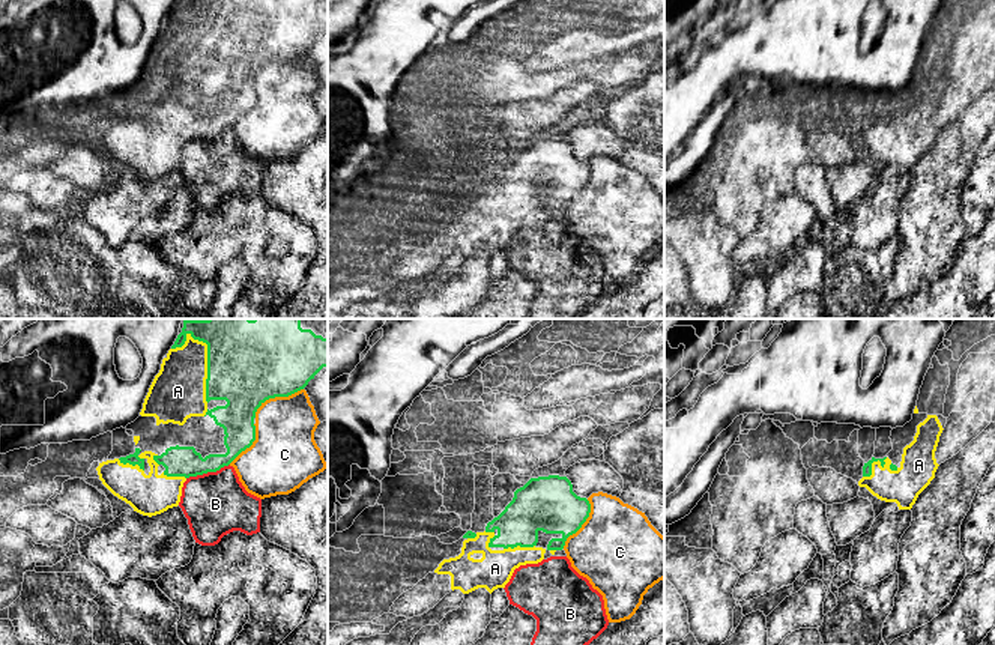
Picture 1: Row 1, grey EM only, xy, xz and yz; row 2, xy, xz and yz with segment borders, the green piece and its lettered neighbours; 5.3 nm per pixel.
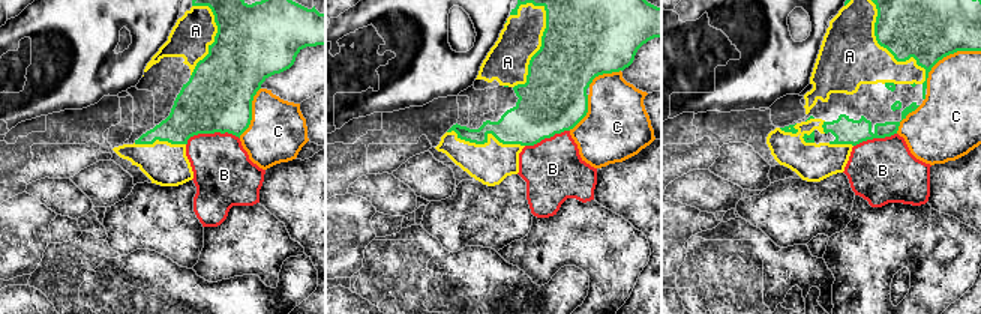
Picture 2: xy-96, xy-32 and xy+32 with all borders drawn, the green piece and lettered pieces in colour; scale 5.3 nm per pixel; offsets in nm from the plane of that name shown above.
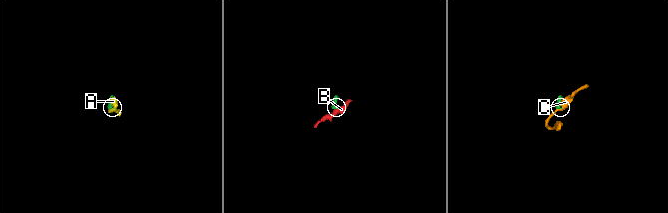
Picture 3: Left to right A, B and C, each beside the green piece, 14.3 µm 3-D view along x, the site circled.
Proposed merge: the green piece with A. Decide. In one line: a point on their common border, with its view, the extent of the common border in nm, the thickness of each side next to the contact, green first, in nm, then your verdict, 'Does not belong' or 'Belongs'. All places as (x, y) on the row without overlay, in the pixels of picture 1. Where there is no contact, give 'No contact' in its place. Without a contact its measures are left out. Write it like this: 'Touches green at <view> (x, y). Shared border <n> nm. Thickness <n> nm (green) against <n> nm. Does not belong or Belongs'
Touches green at xy (208, 29). Shared border 360 nm. Thickness 380 nm (green) against 300 nm. Belongs

